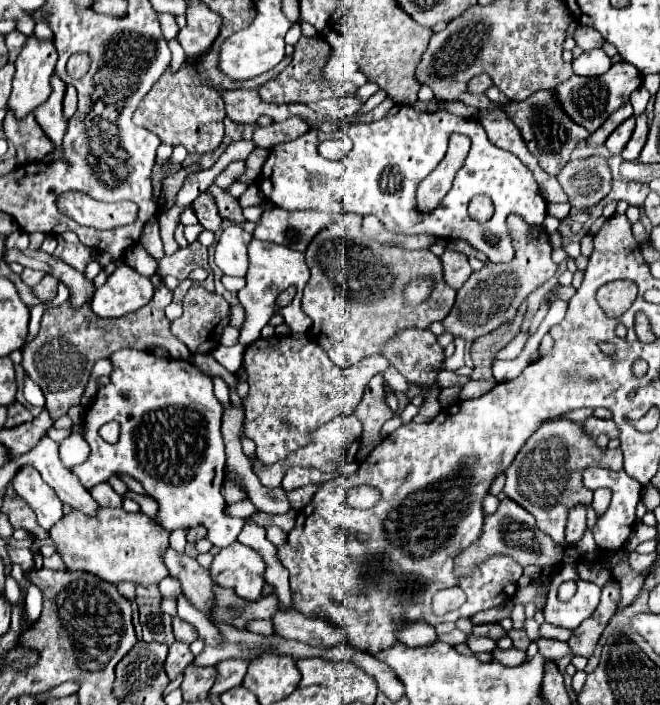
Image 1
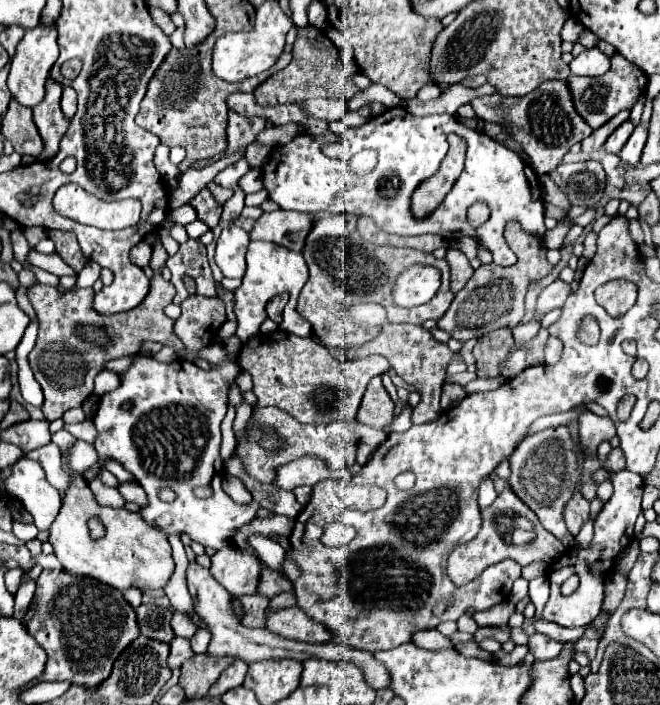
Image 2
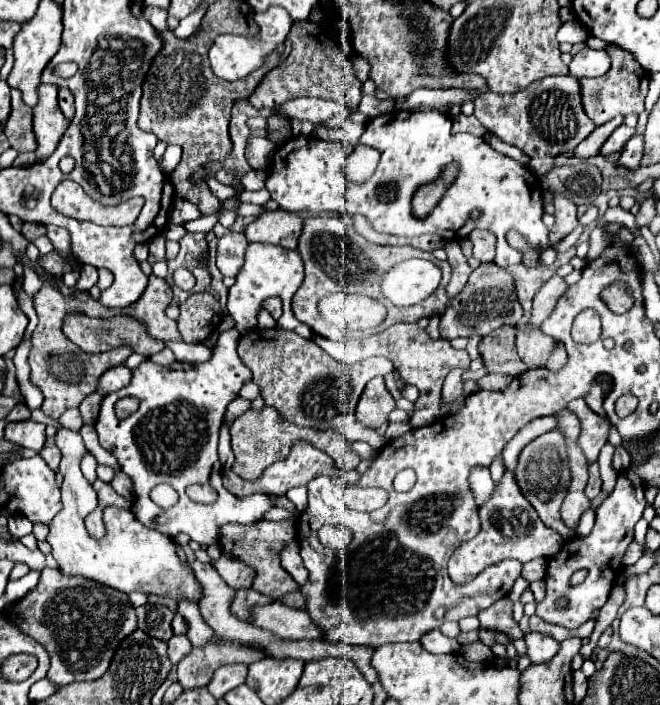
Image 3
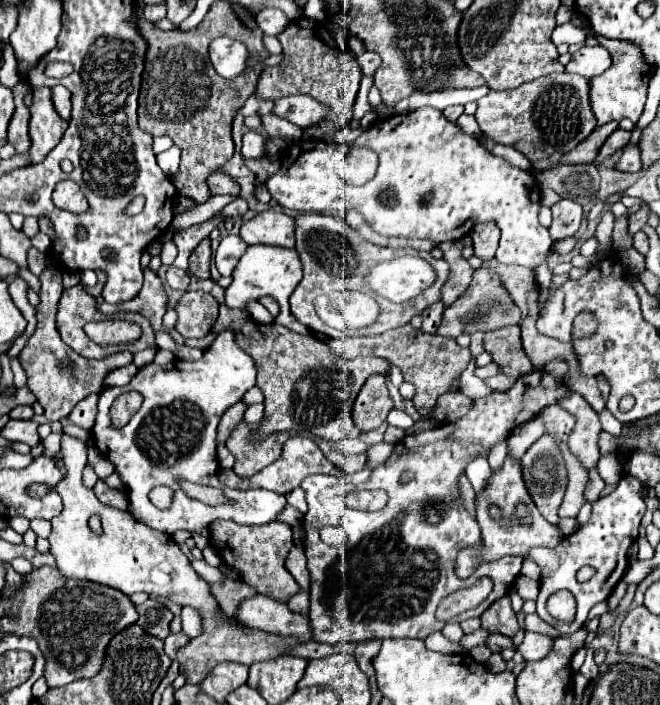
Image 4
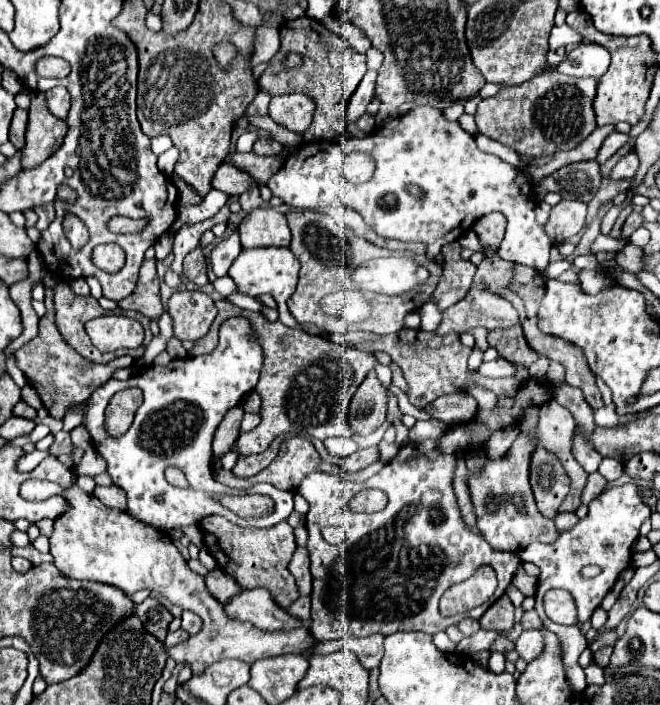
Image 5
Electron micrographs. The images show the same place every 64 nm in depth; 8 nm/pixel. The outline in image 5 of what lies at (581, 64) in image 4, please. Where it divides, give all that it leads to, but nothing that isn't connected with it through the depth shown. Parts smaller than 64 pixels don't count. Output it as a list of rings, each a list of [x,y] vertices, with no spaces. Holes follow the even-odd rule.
[[[580,44],[566,54],[566,60],[554,70],[568,76],[600,78],[610,66],[610,52],[600,44]]]

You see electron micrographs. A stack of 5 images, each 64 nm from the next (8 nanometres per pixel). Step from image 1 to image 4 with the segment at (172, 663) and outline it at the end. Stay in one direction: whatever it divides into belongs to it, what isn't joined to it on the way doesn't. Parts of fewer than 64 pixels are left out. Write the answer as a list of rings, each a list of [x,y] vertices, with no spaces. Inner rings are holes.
[[[184,632],[170,634],[170,636],[164,640],[164,650],[166,650],[166,654],[168,654],[172,660],[176,660],[176,650],[180,650],[182,646],[186,646],[188,640],[190,640],[190,638],[188,638]]]

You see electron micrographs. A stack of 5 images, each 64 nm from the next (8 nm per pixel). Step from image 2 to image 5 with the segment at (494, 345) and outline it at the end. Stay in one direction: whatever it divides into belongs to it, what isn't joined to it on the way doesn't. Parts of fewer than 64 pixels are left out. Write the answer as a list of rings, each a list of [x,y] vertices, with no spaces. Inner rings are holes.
[[[520,326],[488,332],[488,344],[498,350],[498,356],[506,358],[508,362],[524,364],[528,368],[538,358],[534,354],[534,350],[530,350],[528,342],[524,340],[524,334],[522,334]]]

